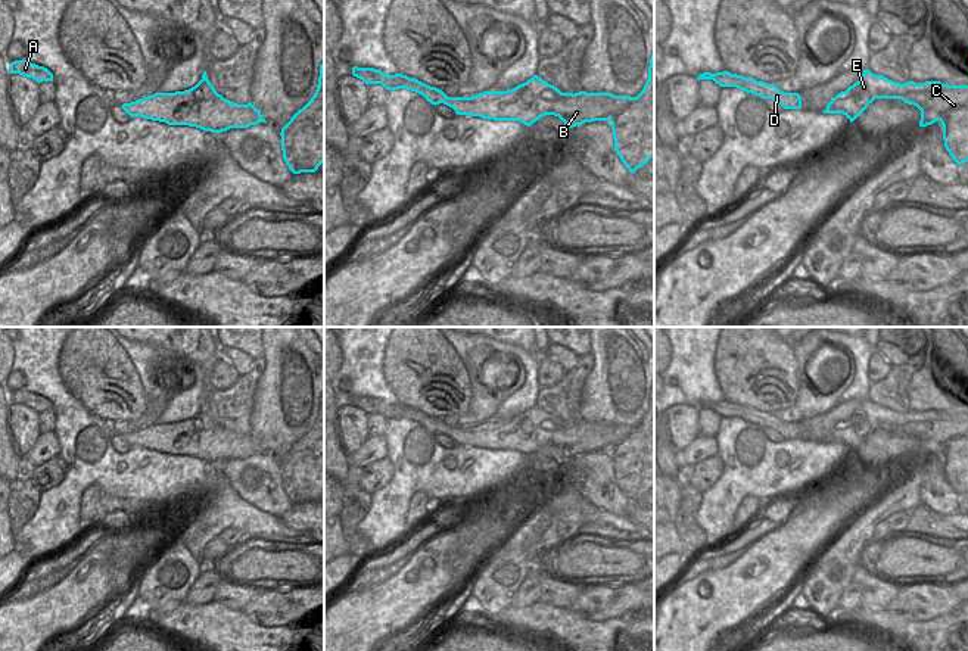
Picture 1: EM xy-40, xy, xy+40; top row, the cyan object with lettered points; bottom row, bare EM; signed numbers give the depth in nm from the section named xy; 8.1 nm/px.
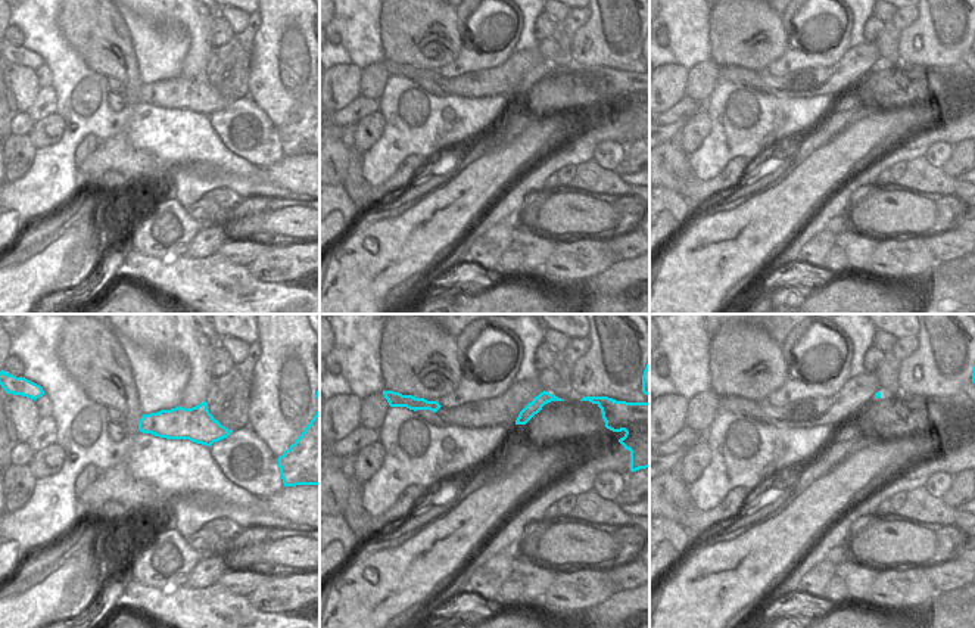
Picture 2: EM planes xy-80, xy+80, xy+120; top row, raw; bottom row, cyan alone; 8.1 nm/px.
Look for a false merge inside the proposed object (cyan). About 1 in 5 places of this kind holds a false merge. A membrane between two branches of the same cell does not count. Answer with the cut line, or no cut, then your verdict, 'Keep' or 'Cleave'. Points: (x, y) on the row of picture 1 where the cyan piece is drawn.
No split. Keep

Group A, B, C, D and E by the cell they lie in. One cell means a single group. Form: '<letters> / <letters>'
A B C D E

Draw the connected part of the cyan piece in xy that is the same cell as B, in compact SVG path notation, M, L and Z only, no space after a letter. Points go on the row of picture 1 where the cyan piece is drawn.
M654 52L648 80L636 97L611 93L561 93L538 75L507 91L483 91L471 97L448 97L402 74L383 74L374 68L352 68L352 75L386 90L407 88L421 94L432 105L443 103L457 115L494 121L519 121L527 127L545 115L558 116L564 131L592 121L610 121L614 150L625 166L635 172L654 158Z

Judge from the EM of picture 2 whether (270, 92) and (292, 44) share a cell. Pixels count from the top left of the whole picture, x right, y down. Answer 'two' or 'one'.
one

